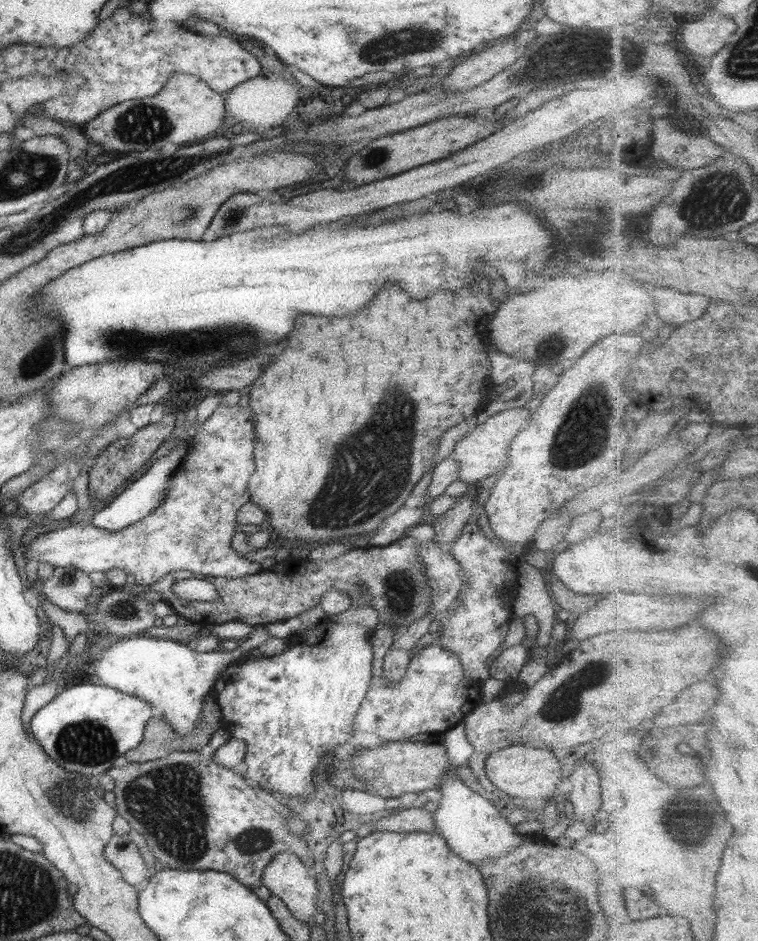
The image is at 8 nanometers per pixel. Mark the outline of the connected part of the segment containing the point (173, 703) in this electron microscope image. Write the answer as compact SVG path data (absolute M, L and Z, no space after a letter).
M264 626L253 627L248 638L235 649L218 649L213 652L195 652L187 645L167 639L153 639L143 635L125 637L122 641L107 645L103 653L92 656L92 660L95 660L93 674L99 678L101 685L144 700L158 716L162 716L173 732L183 735L194 727L197 714L202 710L204 694L212 688L227 663L237 660L269 637L271 635Z

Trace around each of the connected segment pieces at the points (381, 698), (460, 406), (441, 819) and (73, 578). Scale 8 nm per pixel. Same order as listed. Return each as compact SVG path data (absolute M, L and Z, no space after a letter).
M437 643L429 644L412 652L403 678L397 684L388 684L382 676L371 678L367 694L363 697L359 710L352 720L354 732L371 732L378 738L404 741L415 734L425 732L443 733L453 728L481 703L480 683L478 679L464 675L459 659Z
M387 284L377 296L375 300L371 300L359 314L355 316L345 316L345 318L319 318L319 316L299 316L297 318L297 324L295 324L295 330L291 332L291 336L287 338L287 348L277 354L275 362L271 362L267 368L265 368L265 374L263 376L259 375L257 380L254 380L250 384L250 389L248 392L248 408L254 416L254 423L252 432L254 433L253 439L253 462L254 470L253 474L247 481L247 493L249 494L249 501L259 506L261 511L267 513L267 524L269 528L277 534L277 537L288 538L289 540L297 540L300 545L313 545L319 540L335 540L335 538L341 538L341 536L351 536L351 534L357 534L357 532L371 532L375 530L381 521L388 516L391 516L395 511L397 511L405 503L405 499L411 495L413 487L417 485L417 482L423 478L423 473L429 471L429 469L434 469L434 462L432 458L436 453L436 446L438 445L438 440L440 436L452 426L459 424L465 420L469 420L472 416L482 417L482 412L484 407L487 405L487 398L491 392L492 384L489 382L487 372L490 371L490 362L487 357L487 334L490 324L490 320L493 318L494 312L496 311L497 304L491 302L489 298L489 290L473 290L471 288L465 288L465 290L457 290L457 292L437 292L435 296L423 300L423 302L417 302L417 300L411 300L407 294L403 294L395 284Z
M446 777L436 789L442 794L438 809L432 813L436 832L459 858L476 866L484 858L499 858L511 852L524 841L523 836L515 833L514 826L503 818L494 801L474 793L459 779Z
M59 567L54 568L52 575L43 583L43 594L47 600L59 609L69 613L81 613L89 605L88 596L93 592L93 589L98 587L89 580L87 574L81 572L77 568Z

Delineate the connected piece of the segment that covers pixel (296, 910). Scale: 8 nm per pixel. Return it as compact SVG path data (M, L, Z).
M291 852L276 854L263 869L262 885L283 901L292 917L303 924L312 917L317 888L310 870Z

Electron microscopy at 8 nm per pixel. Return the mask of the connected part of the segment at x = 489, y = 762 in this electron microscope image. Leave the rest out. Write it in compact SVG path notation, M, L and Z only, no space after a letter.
M522 744L508 745L487 754L484 773L498 791L513 800L540 805L559 798L556 788L562 779L562 772L560 763L550 750L525 747Z

